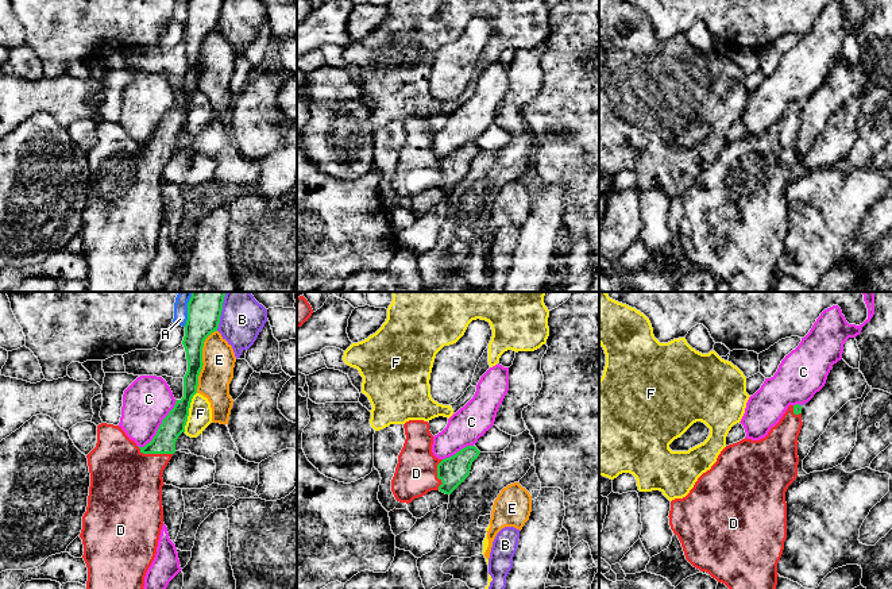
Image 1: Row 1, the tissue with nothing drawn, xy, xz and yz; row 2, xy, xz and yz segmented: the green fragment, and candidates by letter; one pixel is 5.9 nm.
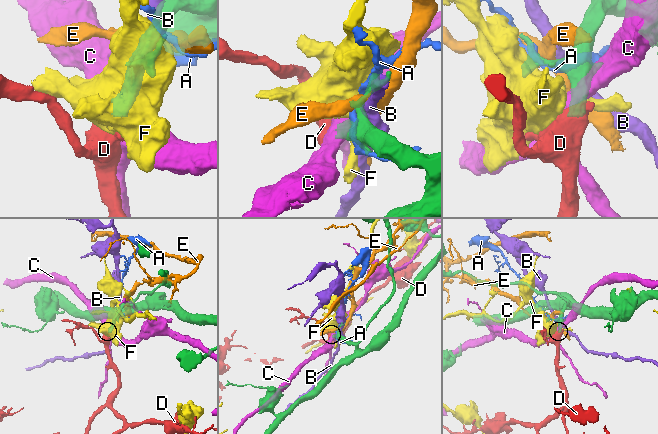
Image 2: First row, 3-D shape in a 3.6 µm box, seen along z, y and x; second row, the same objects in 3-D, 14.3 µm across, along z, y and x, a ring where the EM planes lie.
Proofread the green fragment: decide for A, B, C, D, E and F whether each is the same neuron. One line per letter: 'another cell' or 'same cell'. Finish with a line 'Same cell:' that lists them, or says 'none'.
A: another cell
B: another cell
C: another cell
D: same cell
E: another cell
F: another cell
Same cell: D

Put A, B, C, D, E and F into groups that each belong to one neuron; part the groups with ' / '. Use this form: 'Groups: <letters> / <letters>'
Groups: A / B / C / D / E / F

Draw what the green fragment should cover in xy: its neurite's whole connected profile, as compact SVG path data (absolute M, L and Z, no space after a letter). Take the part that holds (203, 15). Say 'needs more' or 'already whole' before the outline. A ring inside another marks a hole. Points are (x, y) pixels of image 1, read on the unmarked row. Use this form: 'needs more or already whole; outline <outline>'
needs more; outline M188 0L188 18L182 42L188 69L184 74L184 95L162 118L157 132L144 145L138 145L119 123L97 123L96 145L86 153L90 184L80 235L88 265L88 292L144 292L144 274L151 263L163 223L163 168L175 150L175 139L185 130L189 105L197 91L202 66L205 36L219 26L223 0Z

